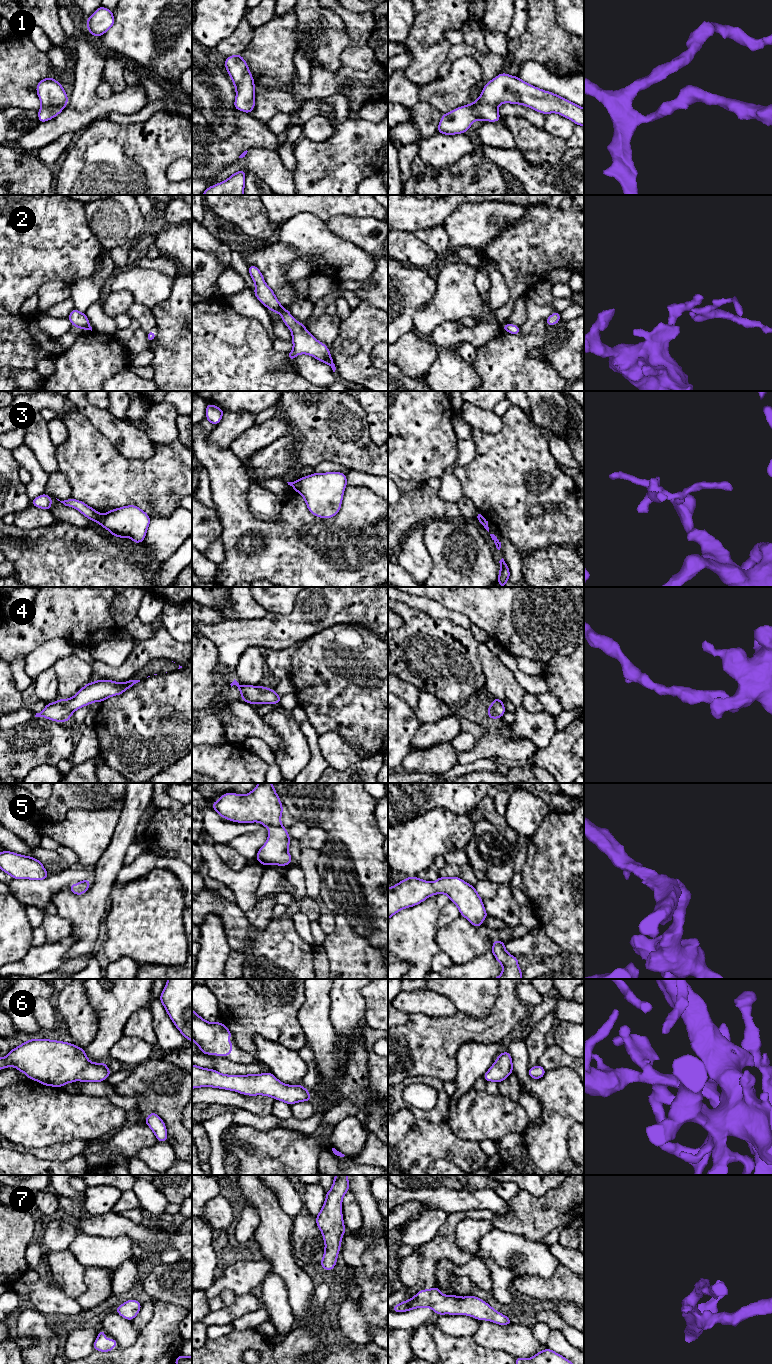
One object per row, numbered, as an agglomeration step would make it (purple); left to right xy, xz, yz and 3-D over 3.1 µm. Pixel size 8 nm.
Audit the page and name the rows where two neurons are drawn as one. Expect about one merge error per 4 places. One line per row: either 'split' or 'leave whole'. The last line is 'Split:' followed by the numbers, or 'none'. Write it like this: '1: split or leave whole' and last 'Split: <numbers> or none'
1: leave whole
2: split
3: split
4: leave whole
5: leave whole
6: leave whole
7: leave whole
Split: 2, 3

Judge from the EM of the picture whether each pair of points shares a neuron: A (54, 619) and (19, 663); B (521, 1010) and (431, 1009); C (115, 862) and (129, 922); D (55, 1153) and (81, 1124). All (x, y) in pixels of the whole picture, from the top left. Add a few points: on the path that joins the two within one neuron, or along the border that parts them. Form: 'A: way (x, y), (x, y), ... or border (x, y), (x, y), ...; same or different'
A: border (24, 657), (18, 657), (10, 664); different
B: border (458, 1011), (451, 1016), (434, 1017); different
C: border (113, 886), (110, 891), (107, 909); different
D: border (87, 1141), (71, 1140), (41, 1148); different

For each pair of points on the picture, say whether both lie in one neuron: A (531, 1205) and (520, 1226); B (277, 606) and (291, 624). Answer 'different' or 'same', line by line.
A: same
B: different

